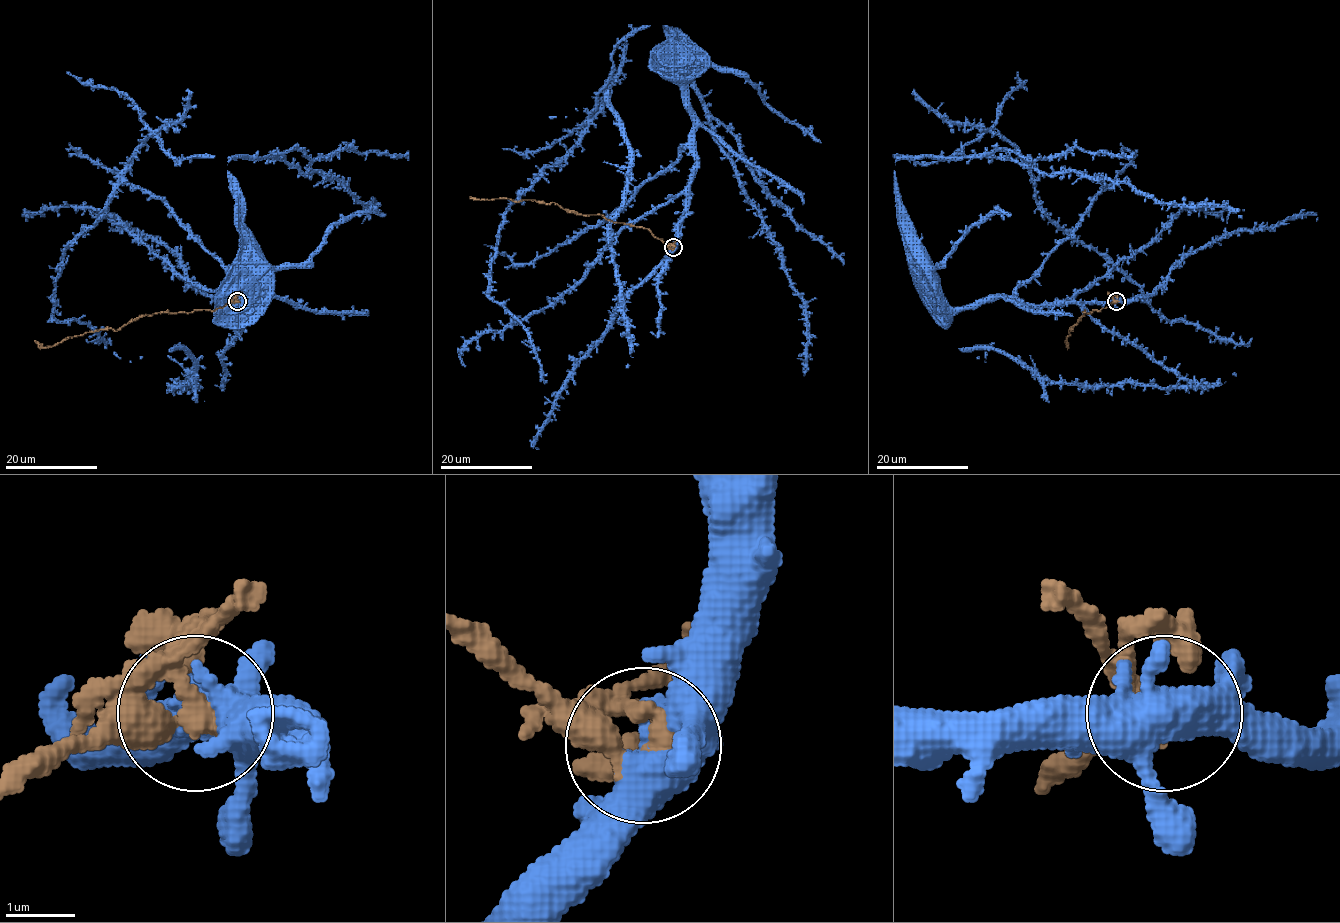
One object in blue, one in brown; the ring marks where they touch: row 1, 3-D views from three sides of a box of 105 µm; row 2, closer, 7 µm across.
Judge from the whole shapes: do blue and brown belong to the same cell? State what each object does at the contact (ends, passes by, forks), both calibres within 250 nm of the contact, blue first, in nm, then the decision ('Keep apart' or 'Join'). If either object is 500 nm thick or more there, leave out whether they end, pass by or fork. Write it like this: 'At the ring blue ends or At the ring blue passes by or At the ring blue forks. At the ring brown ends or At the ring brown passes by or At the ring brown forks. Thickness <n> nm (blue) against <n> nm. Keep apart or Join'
Thickness 500 nm (blue) against 440 nm. Keep apart

